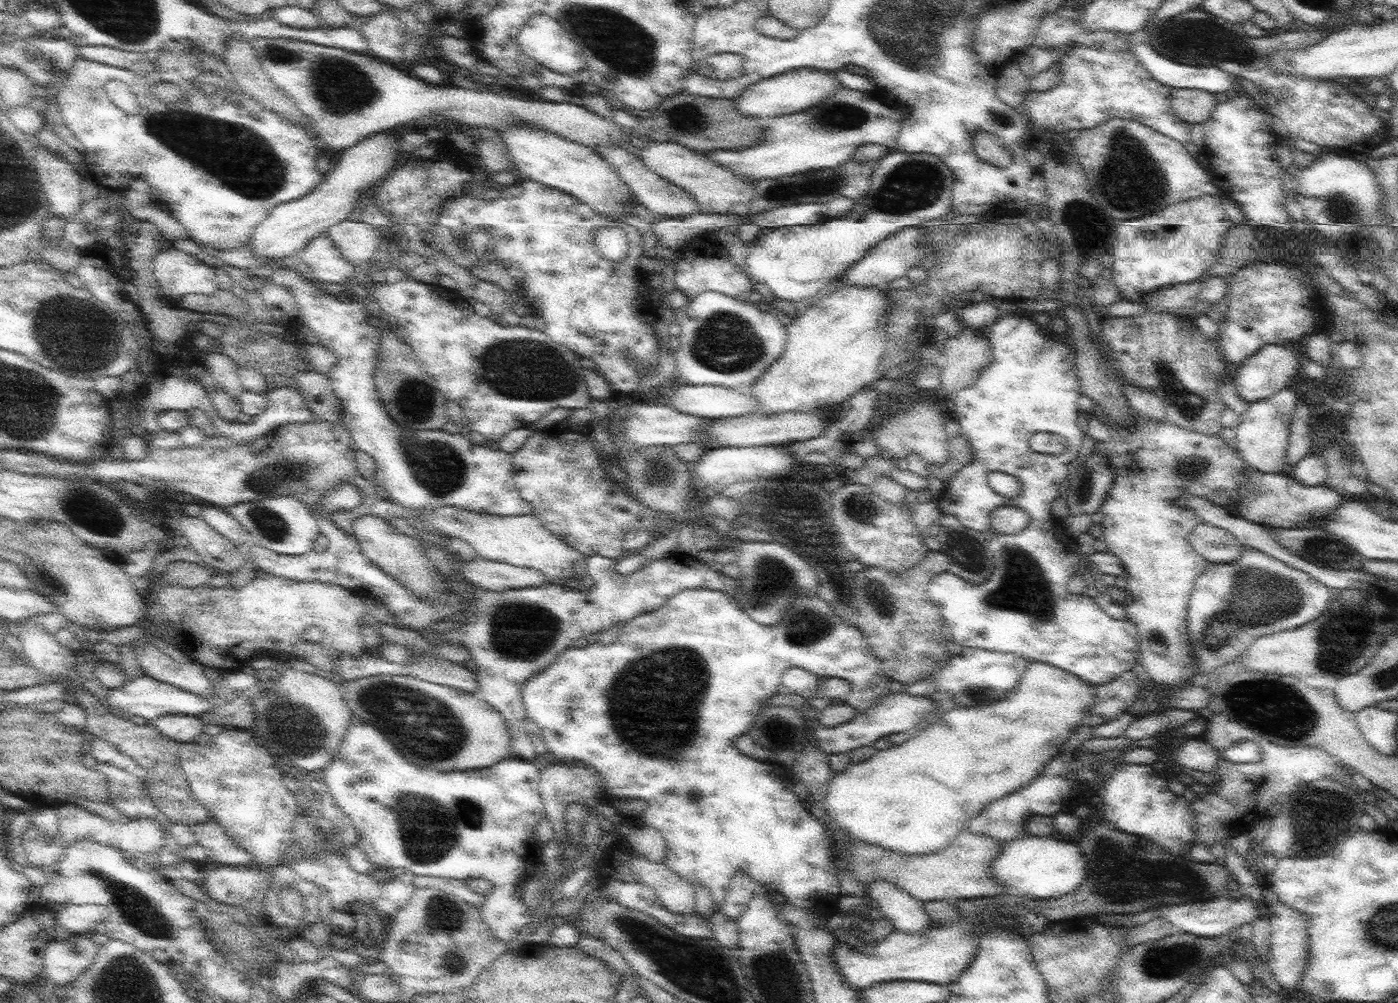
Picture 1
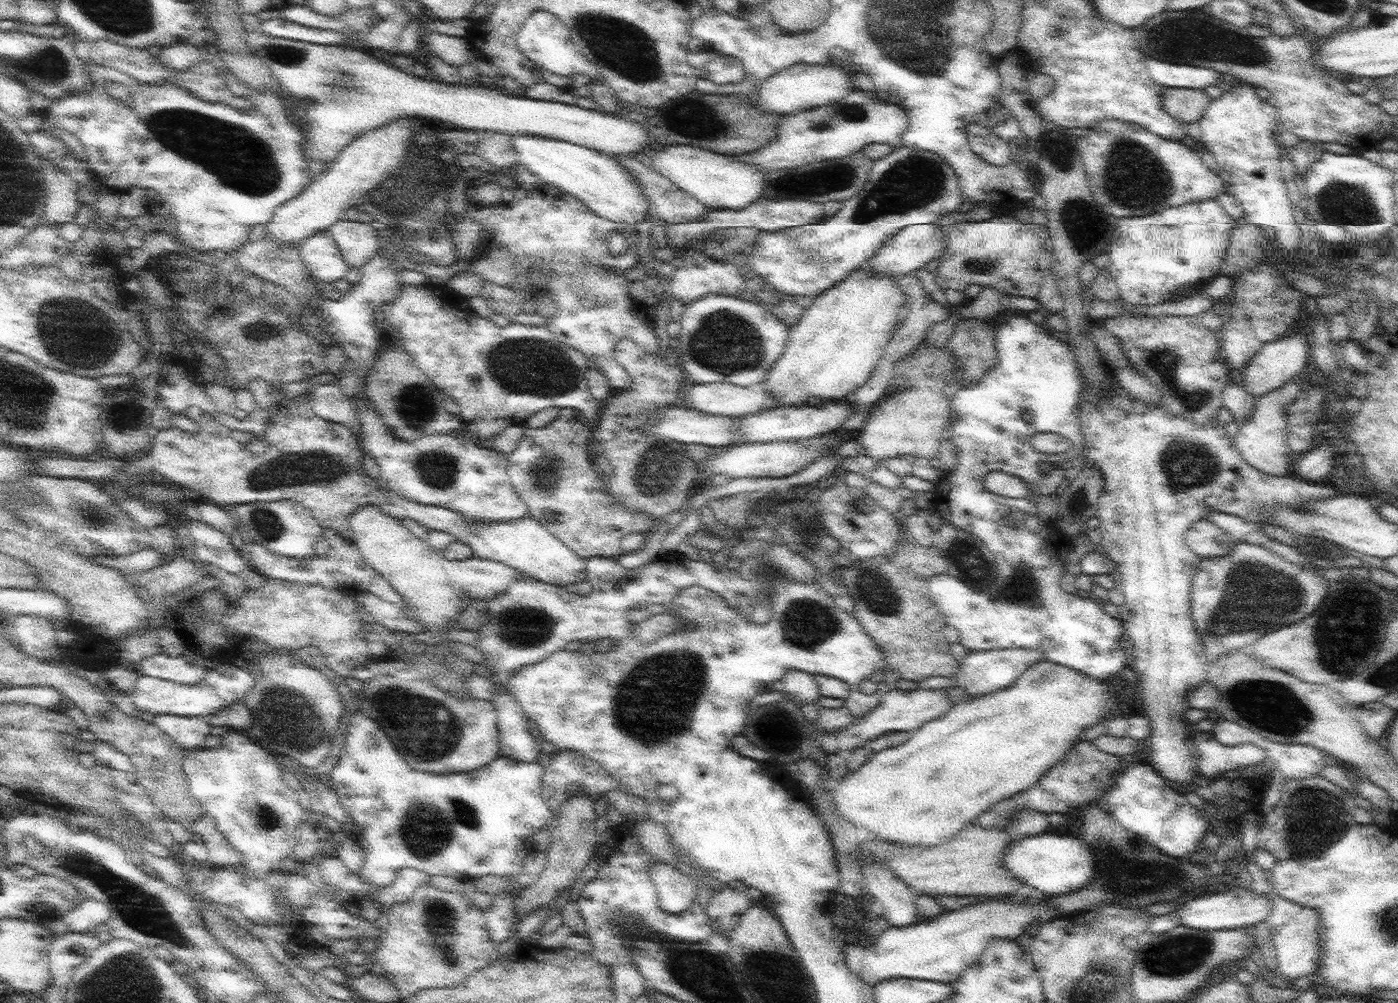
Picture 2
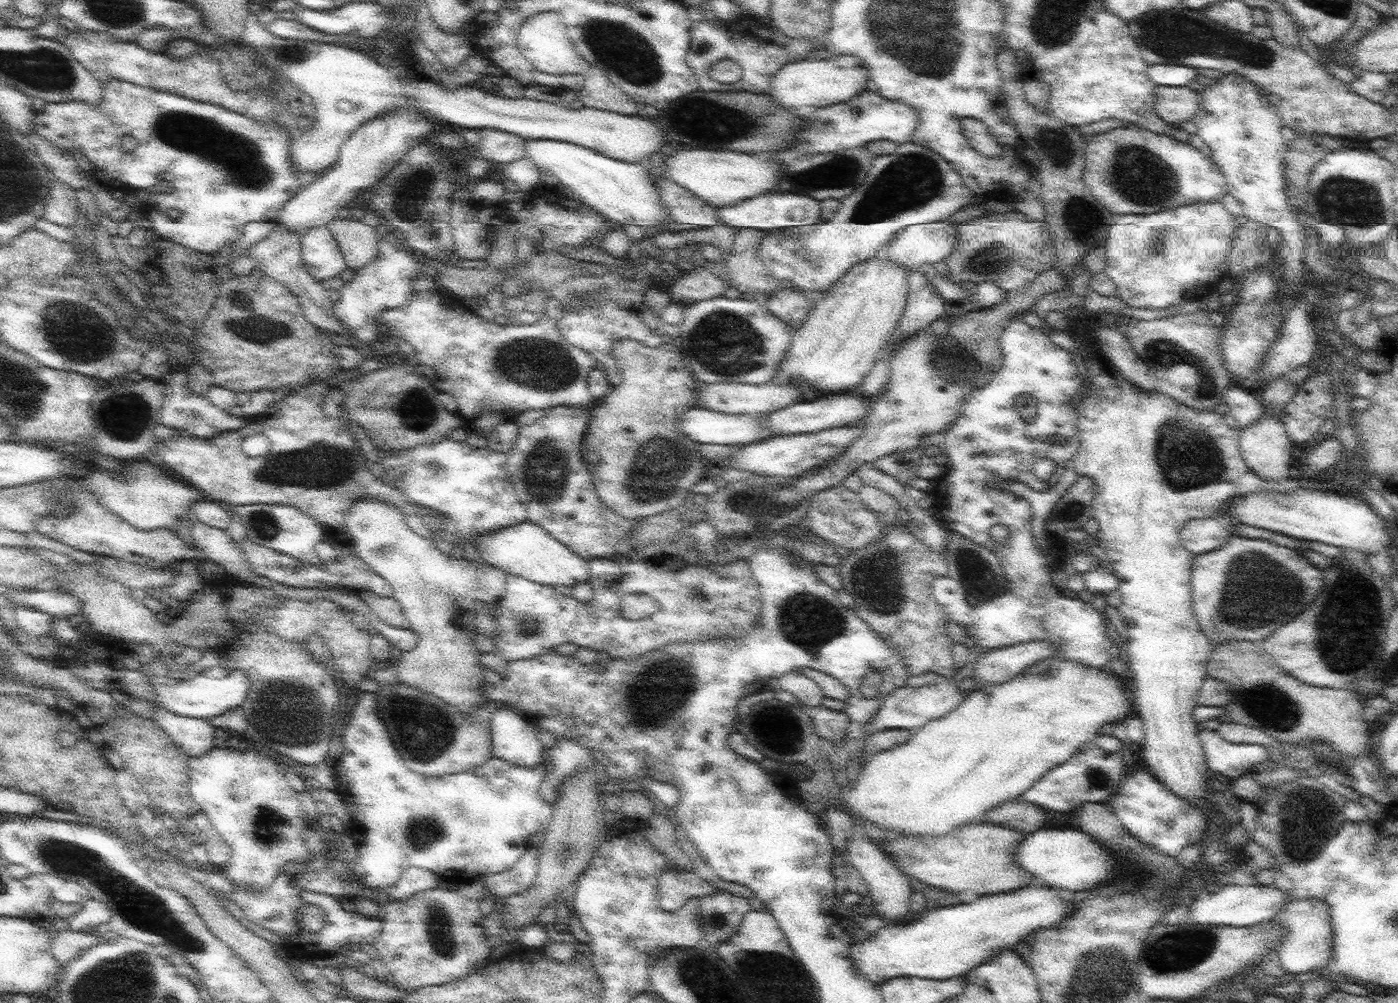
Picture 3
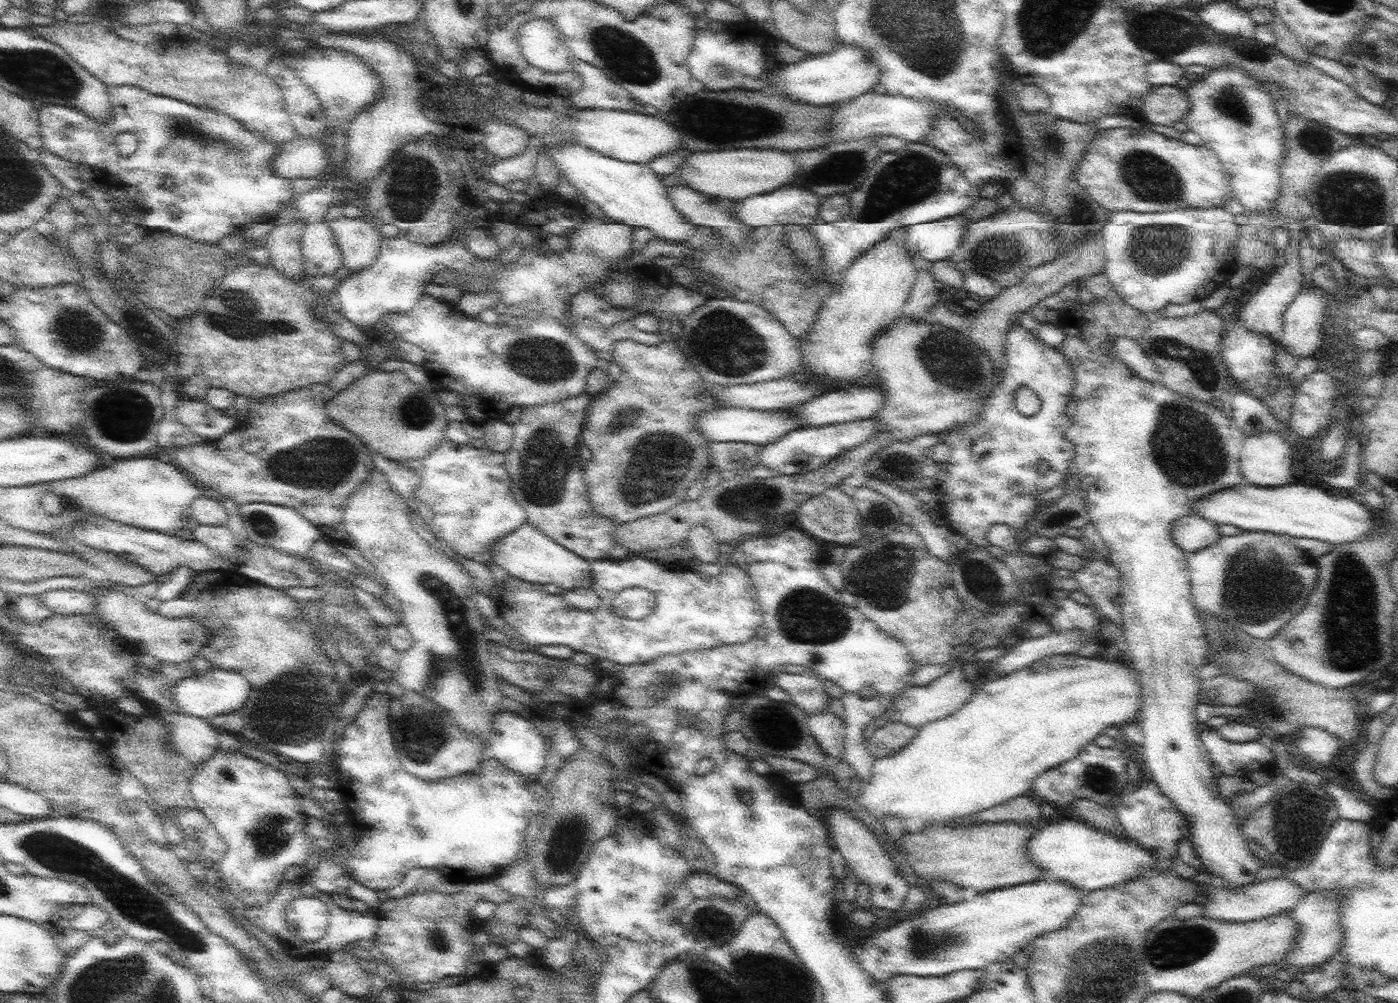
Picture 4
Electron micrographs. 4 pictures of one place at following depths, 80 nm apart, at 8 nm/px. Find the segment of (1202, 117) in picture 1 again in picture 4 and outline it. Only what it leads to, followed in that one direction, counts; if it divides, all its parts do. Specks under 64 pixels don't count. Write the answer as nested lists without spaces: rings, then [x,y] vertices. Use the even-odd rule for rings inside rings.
[[[1152,85],[1143,98],[1141,112],[1152,124],[1172,127],[1190,112],[1190,105],[1186,89],[1178,85]]]

